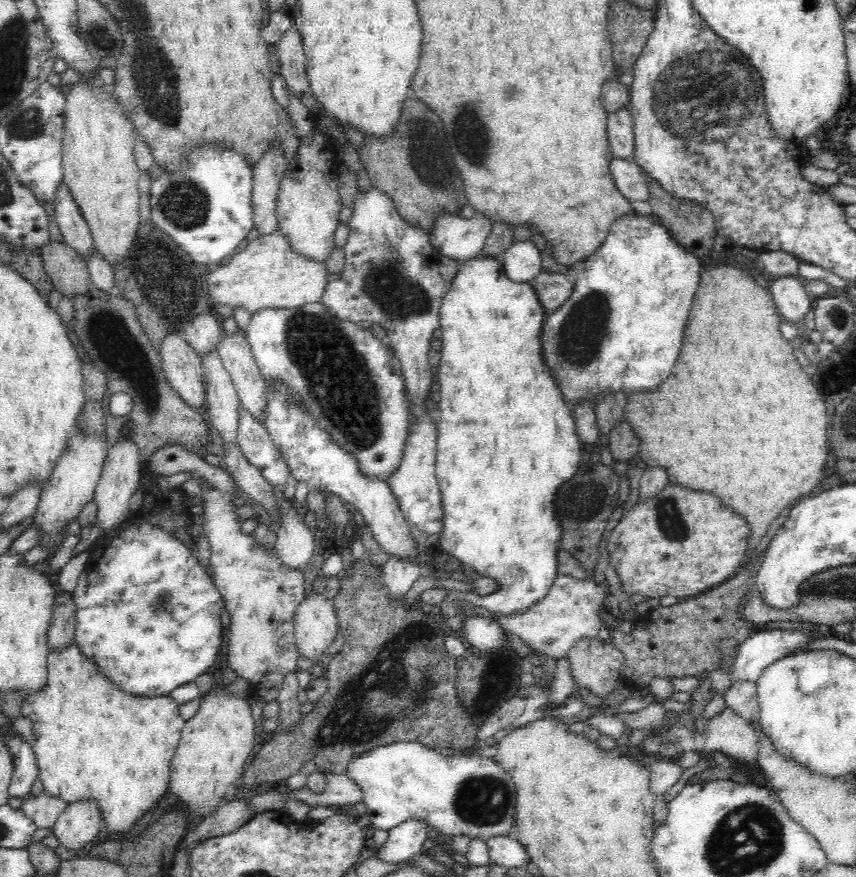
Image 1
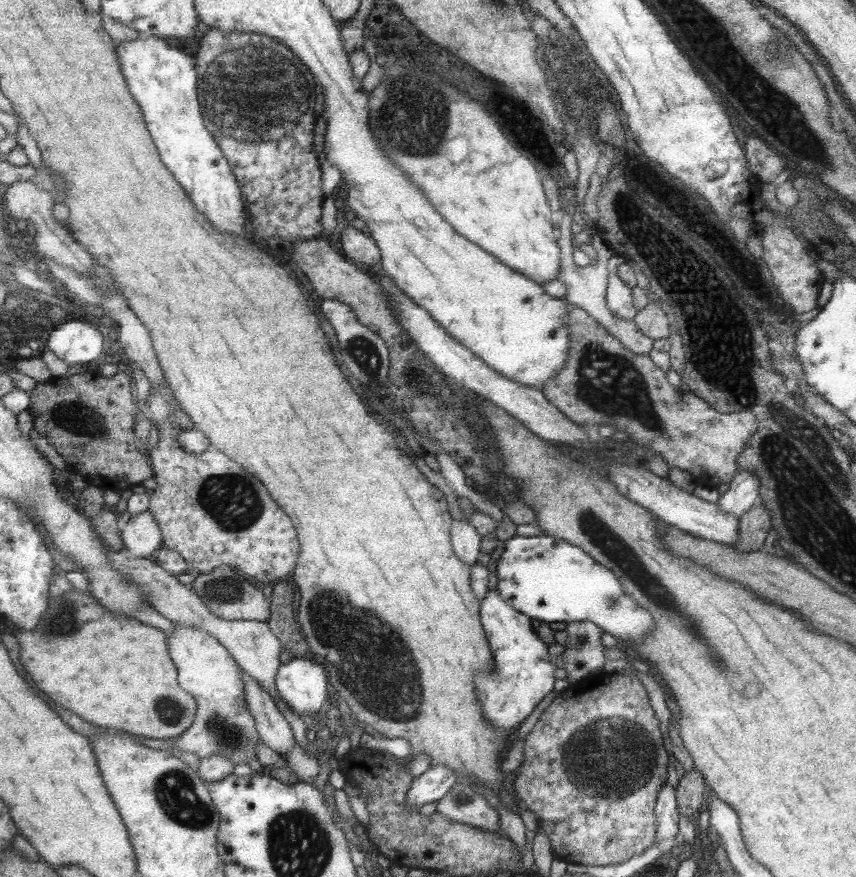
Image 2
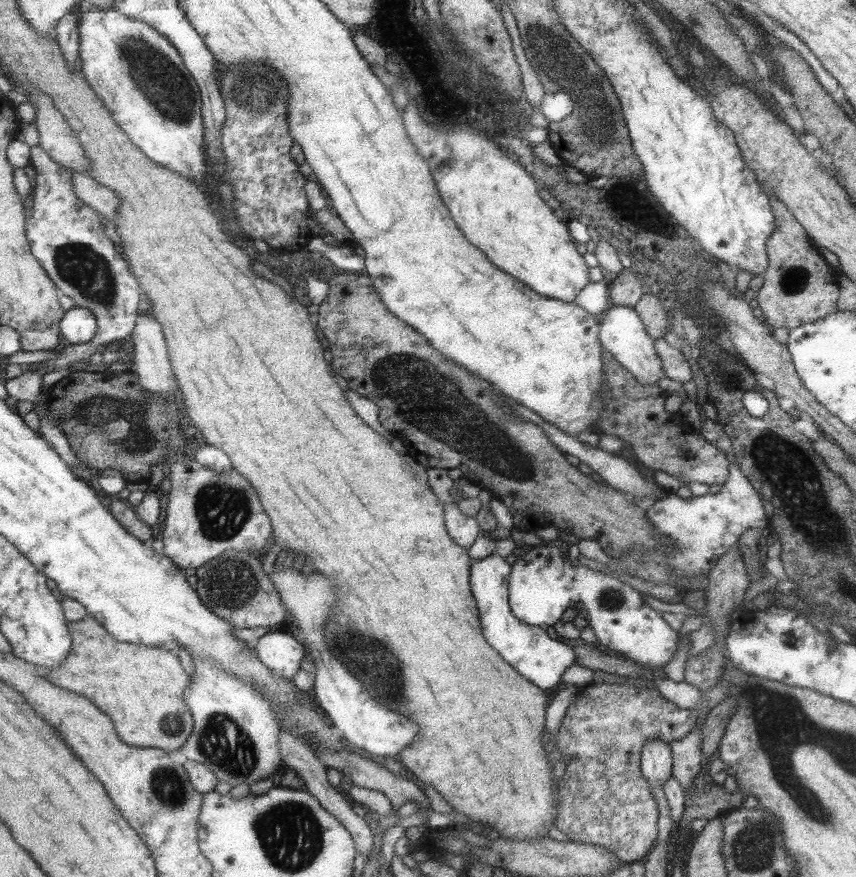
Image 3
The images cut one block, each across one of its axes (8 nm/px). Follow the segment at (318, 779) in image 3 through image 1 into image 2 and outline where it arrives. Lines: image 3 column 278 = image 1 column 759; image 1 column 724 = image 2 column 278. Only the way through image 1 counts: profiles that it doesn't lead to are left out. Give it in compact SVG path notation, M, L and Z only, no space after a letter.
M241 668L241 671L247 703L255 716L261 743L286 756L286 753L296 747L290 724L276 707L272 697L244 669Z

